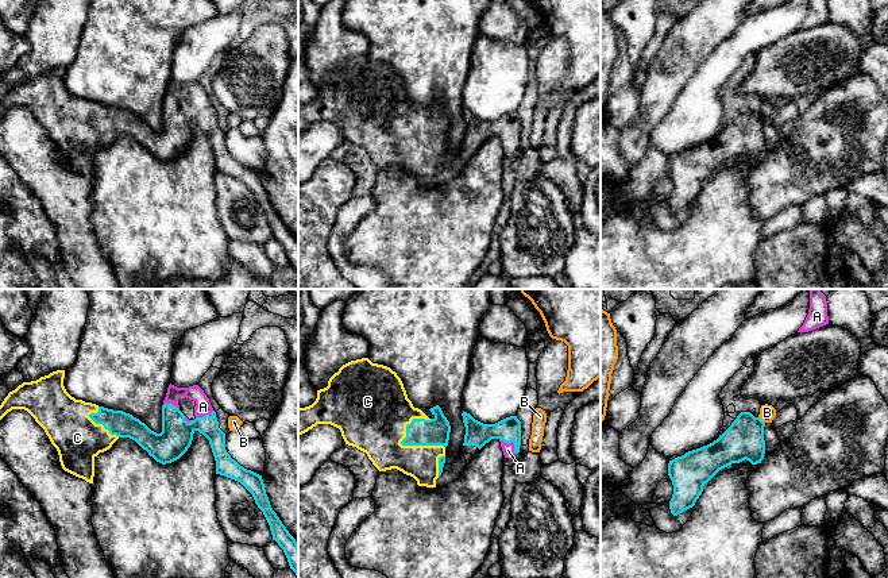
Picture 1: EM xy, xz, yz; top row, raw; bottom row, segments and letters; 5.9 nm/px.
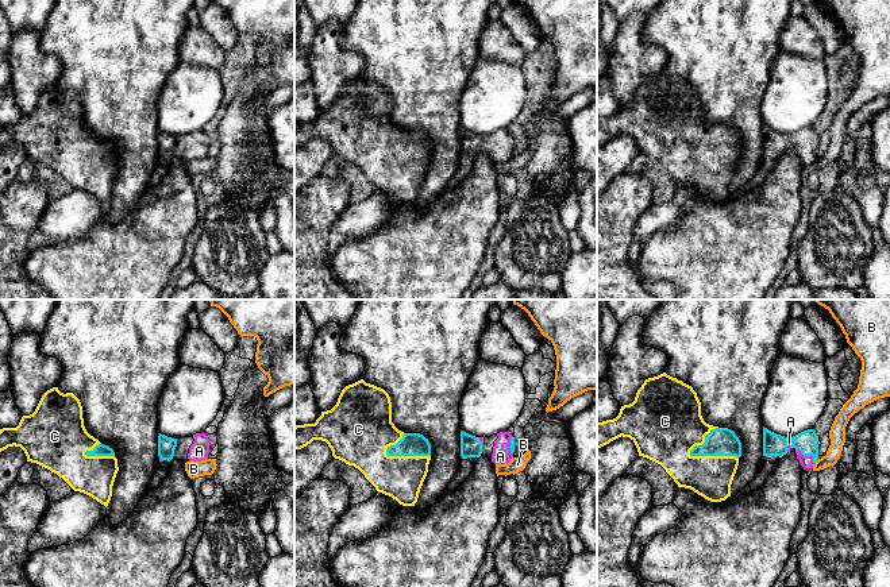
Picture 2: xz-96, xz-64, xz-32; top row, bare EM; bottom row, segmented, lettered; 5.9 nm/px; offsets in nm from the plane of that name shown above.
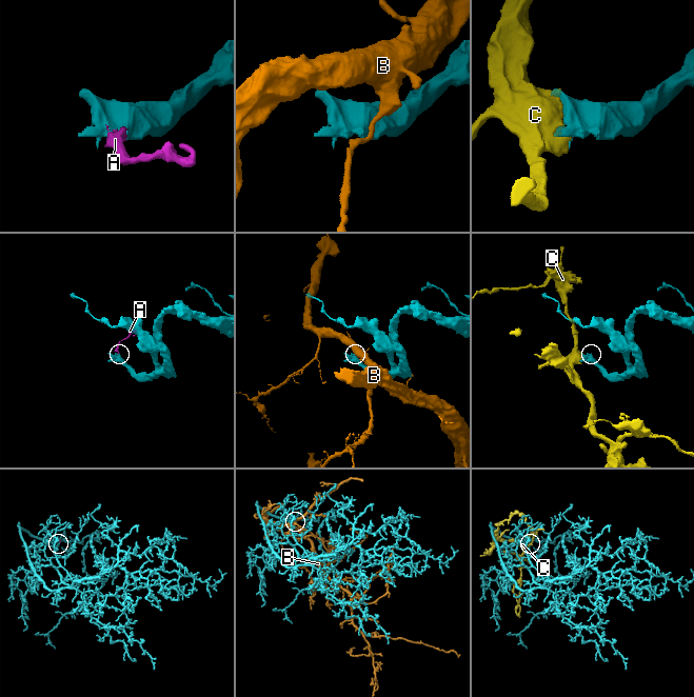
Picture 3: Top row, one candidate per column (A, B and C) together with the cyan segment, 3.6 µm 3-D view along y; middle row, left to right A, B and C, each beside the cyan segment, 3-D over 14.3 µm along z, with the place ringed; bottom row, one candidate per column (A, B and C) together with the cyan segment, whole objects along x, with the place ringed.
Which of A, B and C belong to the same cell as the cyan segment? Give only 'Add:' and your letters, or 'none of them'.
Add: A, C

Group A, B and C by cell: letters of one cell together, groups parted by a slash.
A C / B

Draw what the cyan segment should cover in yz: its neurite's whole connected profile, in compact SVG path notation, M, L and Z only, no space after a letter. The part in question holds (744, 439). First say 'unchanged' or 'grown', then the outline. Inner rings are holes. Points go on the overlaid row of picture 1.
unchanged; M741 412L731 425L713 443L686 452L668 463L668 475L673 485L669 509L673 516L692 508L703 492L703 486L722 469L731 463L749 461L752 465L761 463L765 454L764 440L765 423L750 412Z

